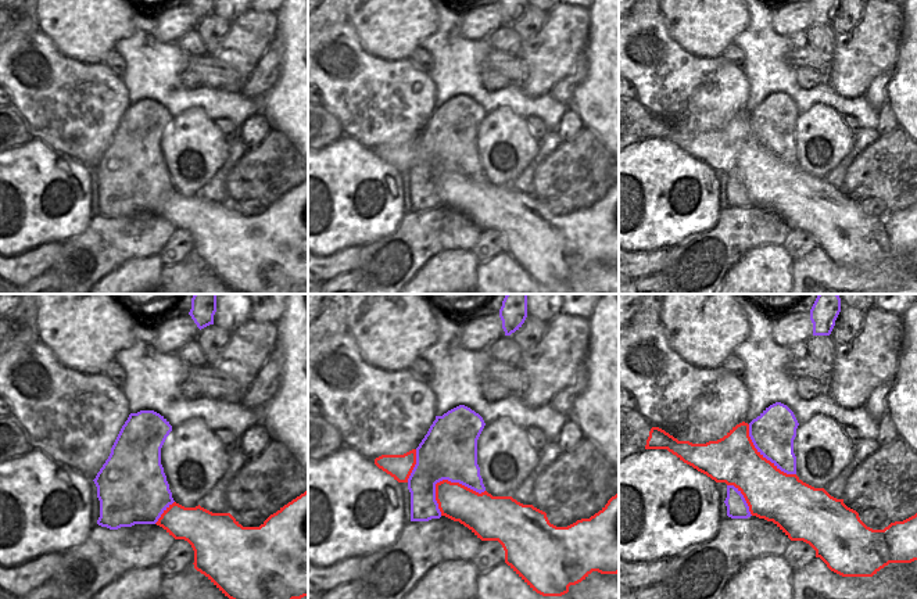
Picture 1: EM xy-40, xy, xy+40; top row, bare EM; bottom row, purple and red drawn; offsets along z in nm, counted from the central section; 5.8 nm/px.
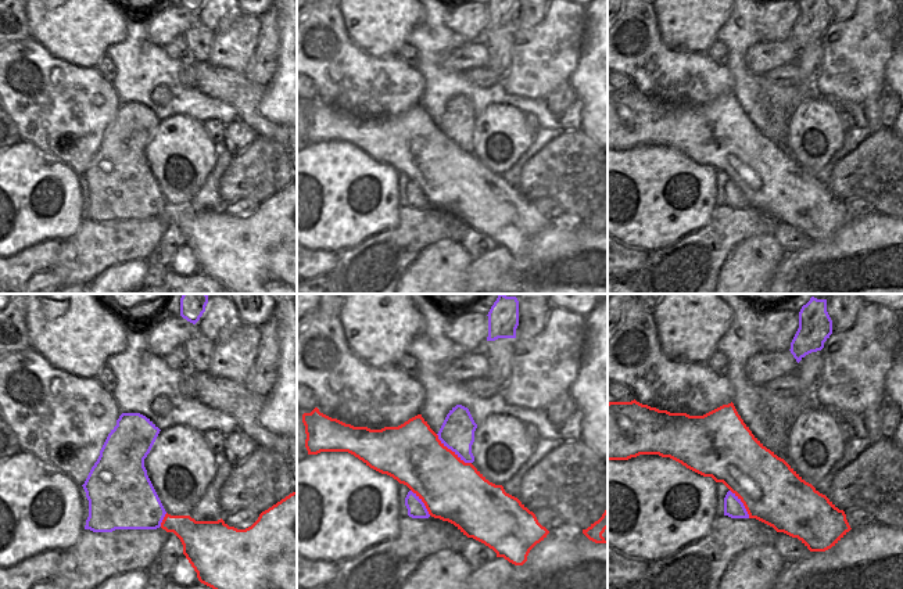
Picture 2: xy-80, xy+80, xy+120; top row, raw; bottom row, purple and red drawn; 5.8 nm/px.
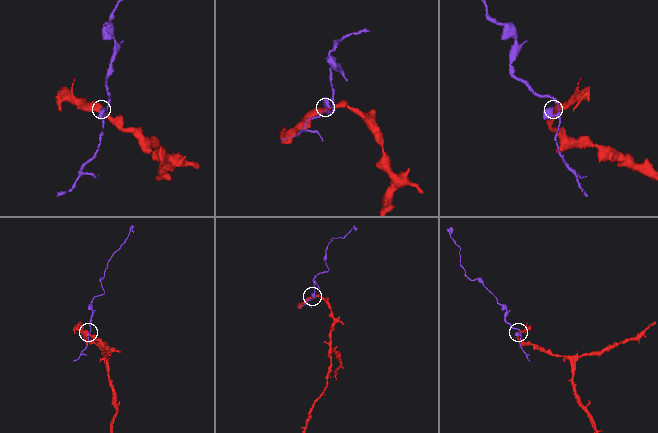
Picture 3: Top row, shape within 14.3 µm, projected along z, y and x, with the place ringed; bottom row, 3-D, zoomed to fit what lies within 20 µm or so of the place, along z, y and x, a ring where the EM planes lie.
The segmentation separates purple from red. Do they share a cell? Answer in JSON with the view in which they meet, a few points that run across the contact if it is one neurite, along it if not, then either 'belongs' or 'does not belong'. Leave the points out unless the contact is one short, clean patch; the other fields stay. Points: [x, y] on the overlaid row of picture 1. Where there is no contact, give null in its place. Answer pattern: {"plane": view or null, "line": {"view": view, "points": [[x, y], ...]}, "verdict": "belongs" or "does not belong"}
{"plane": "xy", "verdict": "does not belong"}

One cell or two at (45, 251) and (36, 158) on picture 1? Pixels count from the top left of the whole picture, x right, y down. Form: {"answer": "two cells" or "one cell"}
{"answer": "two cells"}

